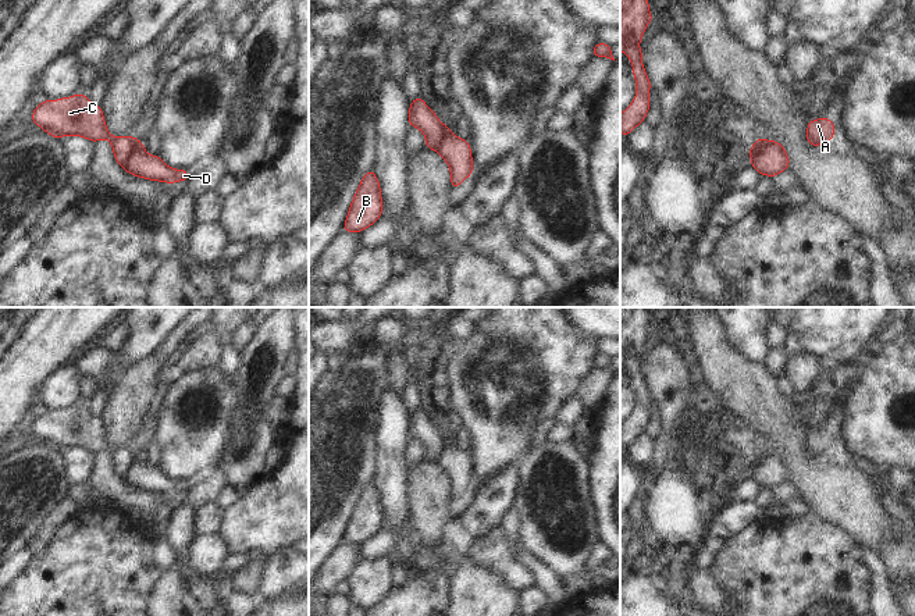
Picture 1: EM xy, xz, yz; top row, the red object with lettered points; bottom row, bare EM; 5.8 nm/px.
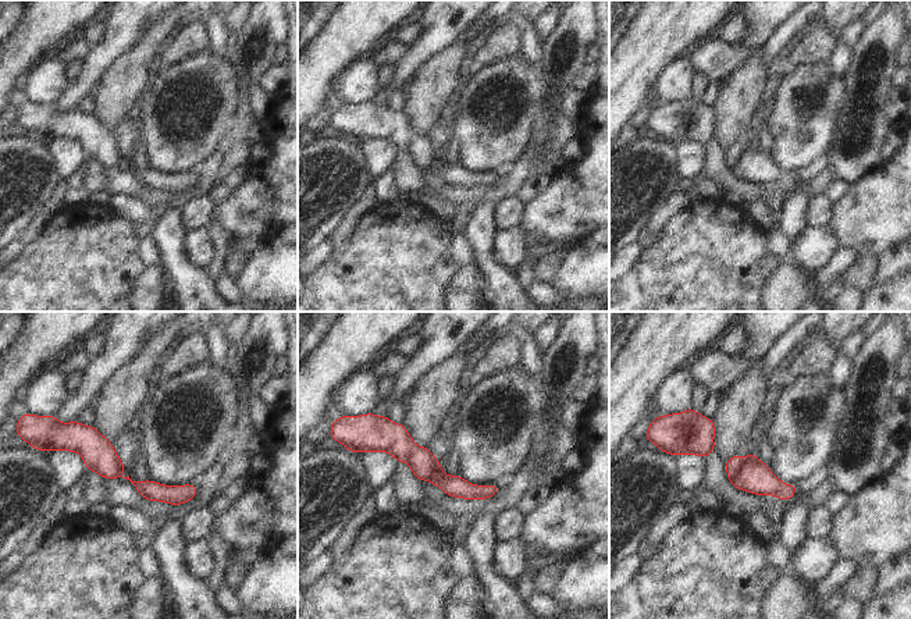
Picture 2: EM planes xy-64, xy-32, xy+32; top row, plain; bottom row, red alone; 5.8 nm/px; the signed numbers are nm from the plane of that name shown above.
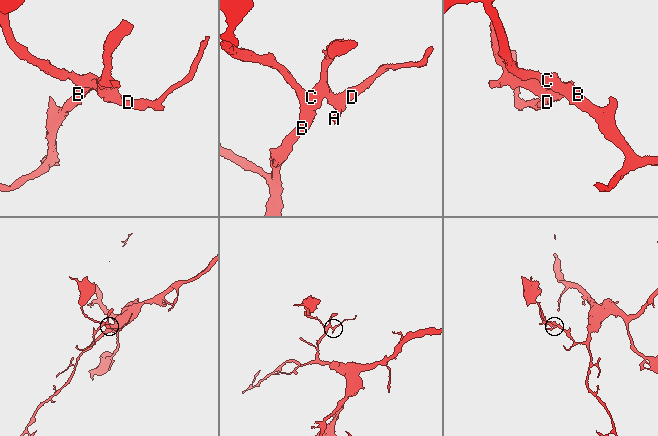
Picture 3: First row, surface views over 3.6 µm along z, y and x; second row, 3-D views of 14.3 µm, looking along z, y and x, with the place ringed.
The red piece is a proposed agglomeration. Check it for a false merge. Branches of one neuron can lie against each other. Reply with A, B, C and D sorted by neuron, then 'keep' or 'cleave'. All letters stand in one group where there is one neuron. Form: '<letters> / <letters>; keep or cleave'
A D / B C; cleave

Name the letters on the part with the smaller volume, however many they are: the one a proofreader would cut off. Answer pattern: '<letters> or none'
A, D

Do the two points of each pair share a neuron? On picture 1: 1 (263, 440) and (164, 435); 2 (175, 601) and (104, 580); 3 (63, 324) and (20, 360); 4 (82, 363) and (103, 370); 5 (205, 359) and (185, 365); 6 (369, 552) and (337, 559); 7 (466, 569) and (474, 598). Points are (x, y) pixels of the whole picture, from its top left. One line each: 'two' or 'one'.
1: two
2: two
3: one
4: one
5: one
6: two
7: one

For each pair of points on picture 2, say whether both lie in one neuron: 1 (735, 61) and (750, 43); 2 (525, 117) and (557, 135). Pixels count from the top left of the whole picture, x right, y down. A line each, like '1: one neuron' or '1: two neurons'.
1: two neurons
2: two neurons

